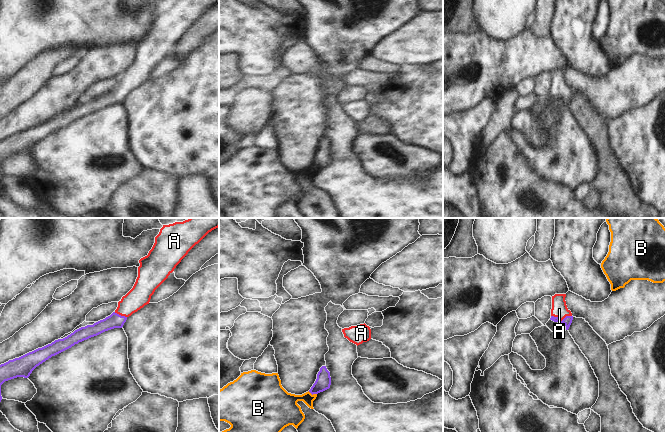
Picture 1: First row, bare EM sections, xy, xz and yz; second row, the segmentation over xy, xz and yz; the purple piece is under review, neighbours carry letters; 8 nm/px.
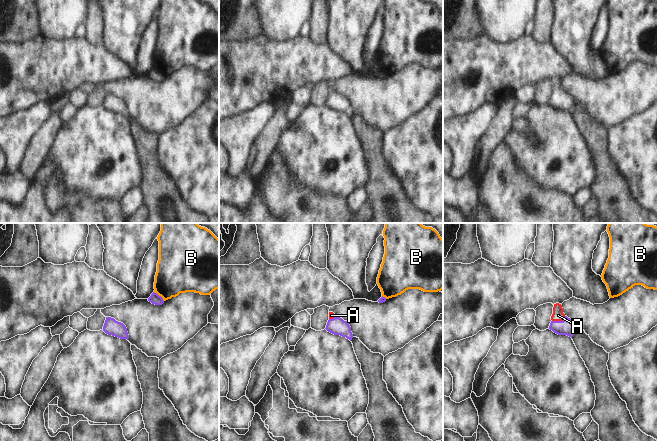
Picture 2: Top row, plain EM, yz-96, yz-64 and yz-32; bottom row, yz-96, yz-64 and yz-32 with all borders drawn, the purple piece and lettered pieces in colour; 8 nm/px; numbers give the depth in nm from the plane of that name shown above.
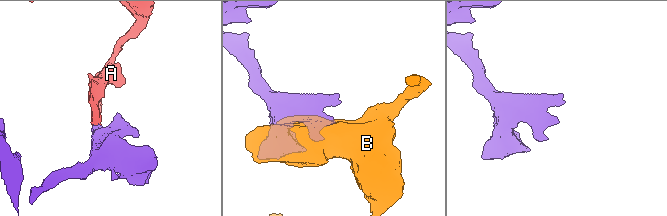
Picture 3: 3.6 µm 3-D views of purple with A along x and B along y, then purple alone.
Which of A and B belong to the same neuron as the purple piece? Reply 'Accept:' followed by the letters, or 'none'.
Accept: A

